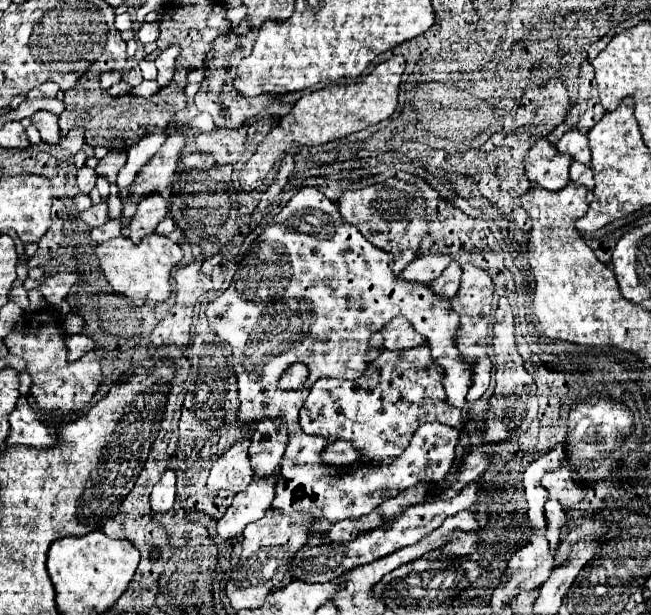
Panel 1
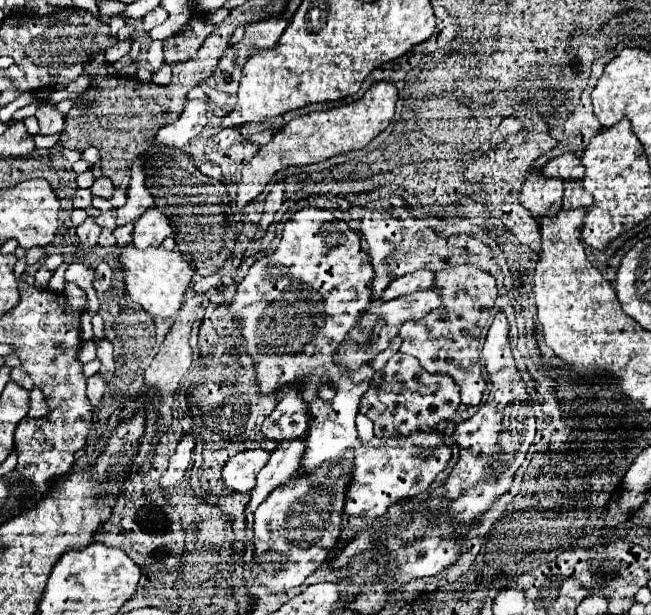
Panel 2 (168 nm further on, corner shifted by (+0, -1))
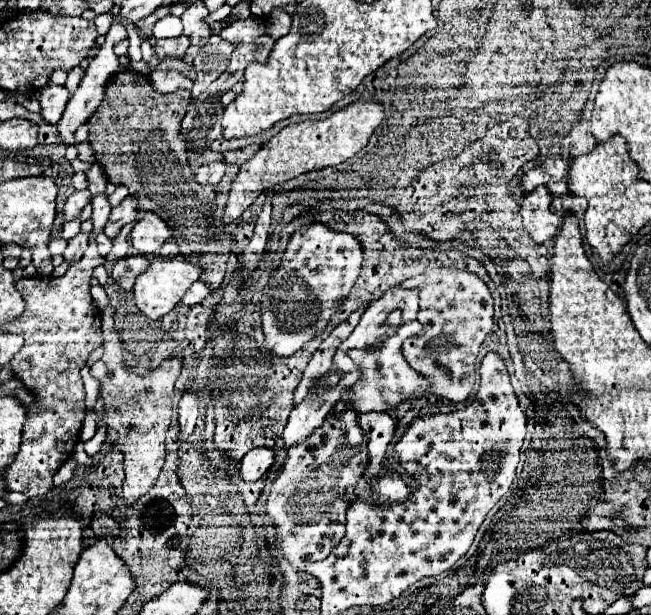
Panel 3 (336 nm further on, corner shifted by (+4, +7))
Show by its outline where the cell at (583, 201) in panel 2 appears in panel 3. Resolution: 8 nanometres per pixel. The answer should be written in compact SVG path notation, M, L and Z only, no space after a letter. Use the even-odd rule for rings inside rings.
M555 196L553 198L553 212L563 212L563 210L575 210L575 212L585 212L587 210L587 202L583 196Z

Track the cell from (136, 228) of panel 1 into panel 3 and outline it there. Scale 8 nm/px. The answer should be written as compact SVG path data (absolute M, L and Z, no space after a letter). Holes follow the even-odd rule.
M145 212L131 230L131 244L139 254L159 254L159 248L167 238L169 226L155 212Z

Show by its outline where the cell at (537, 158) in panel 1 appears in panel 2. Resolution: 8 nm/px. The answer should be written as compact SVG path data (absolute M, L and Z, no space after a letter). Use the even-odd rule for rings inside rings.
M533 172L527 176L519 200L533 218L543 218L553 216L561 210L561 198L563 198L561 180L551 180L541 176L539 172Z

